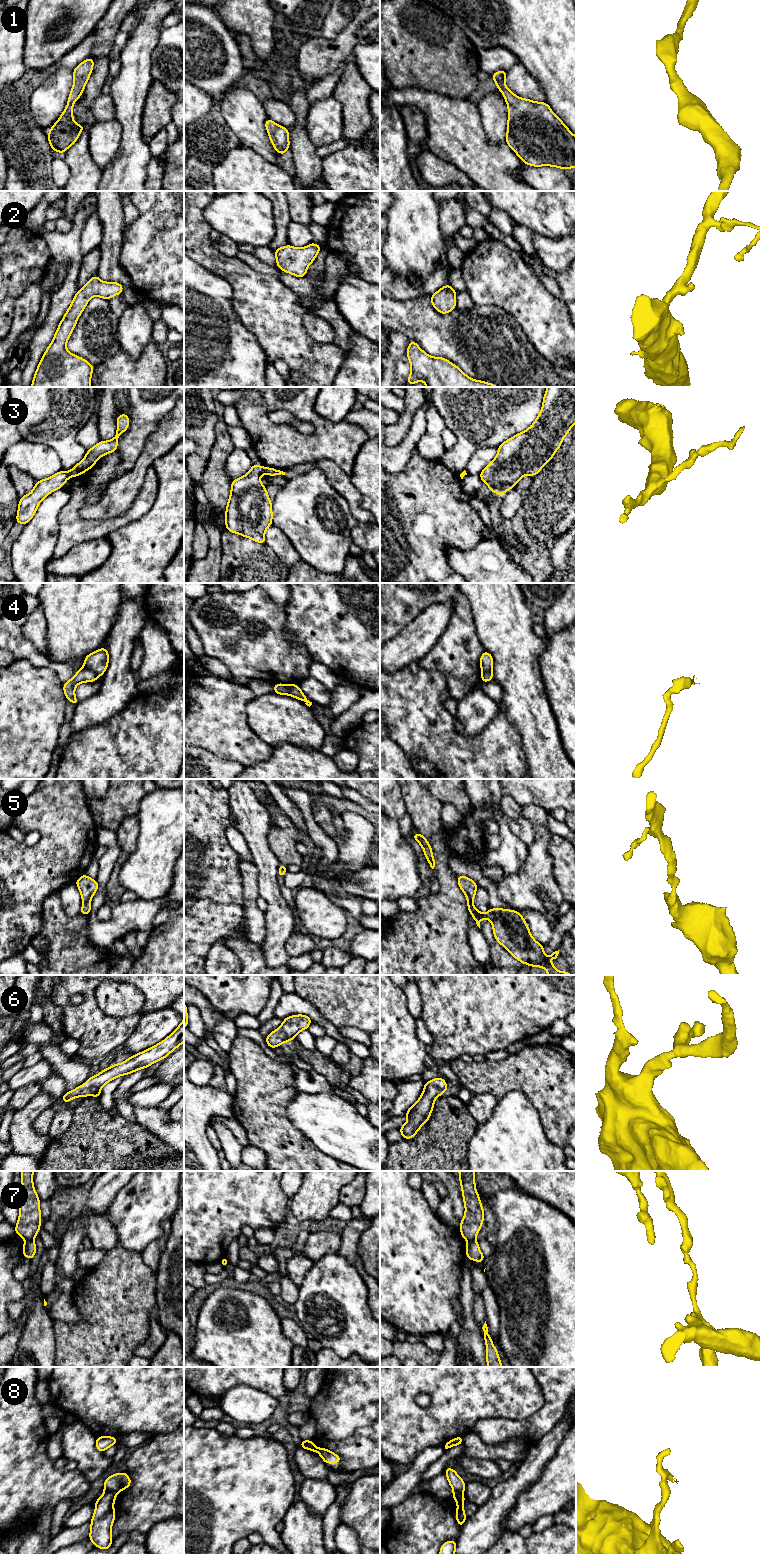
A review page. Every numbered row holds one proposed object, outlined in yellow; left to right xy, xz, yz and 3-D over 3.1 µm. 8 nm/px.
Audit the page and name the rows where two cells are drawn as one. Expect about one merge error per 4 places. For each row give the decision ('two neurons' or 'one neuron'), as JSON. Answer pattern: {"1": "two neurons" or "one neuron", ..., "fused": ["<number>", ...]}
{"1": "one neuron", "2": "one neuron", "3": "two neurons", "4": "two neurons", "5": "one neuron", "6": "one neuron", "7": "two neurons", "8": "two neurons", "fused": ["3", "4", "7", "8"]}

